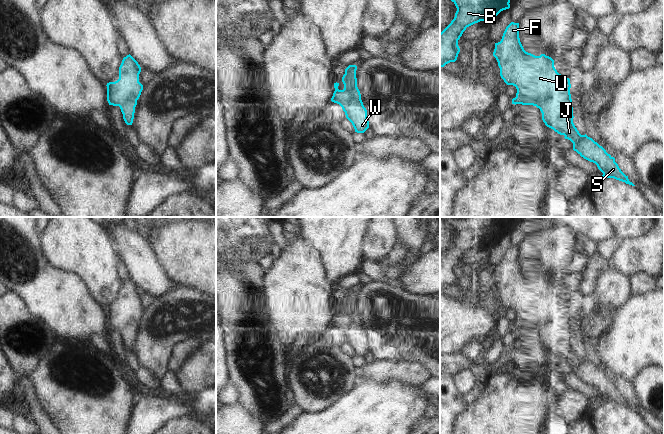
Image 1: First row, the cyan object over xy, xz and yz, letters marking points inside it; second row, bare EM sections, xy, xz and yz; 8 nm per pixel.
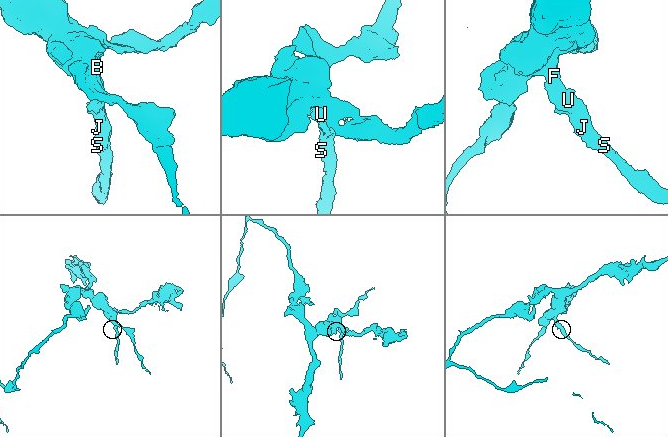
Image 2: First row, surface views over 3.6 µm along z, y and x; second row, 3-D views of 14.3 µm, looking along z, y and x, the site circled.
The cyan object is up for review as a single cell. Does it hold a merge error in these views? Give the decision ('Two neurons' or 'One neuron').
One neuron

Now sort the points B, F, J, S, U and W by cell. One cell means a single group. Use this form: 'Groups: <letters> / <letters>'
Groups: B F J S U W

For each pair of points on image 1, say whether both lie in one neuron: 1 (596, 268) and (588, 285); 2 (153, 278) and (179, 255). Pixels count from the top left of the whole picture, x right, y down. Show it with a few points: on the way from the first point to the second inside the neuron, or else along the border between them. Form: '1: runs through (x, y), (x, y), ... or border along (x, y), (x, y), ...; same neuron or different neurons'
1: runs through (592, 272), (589, 281); same neuron
2: border along (151, 248), (162, 269), (178, 284); different neurons

